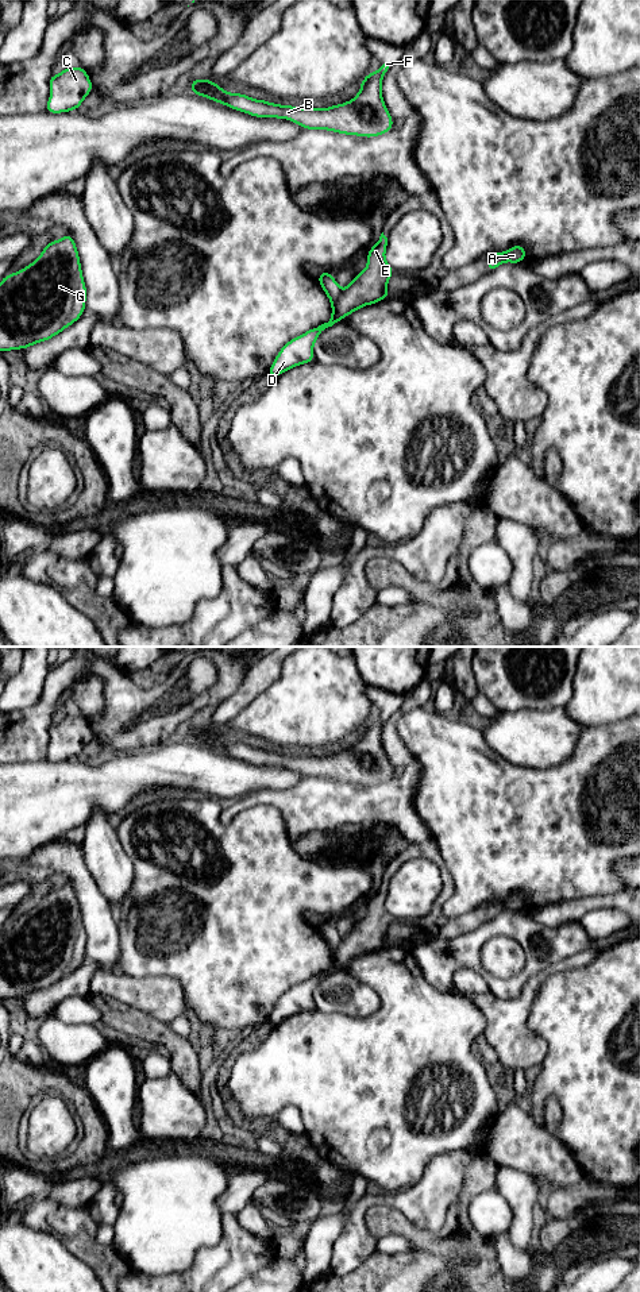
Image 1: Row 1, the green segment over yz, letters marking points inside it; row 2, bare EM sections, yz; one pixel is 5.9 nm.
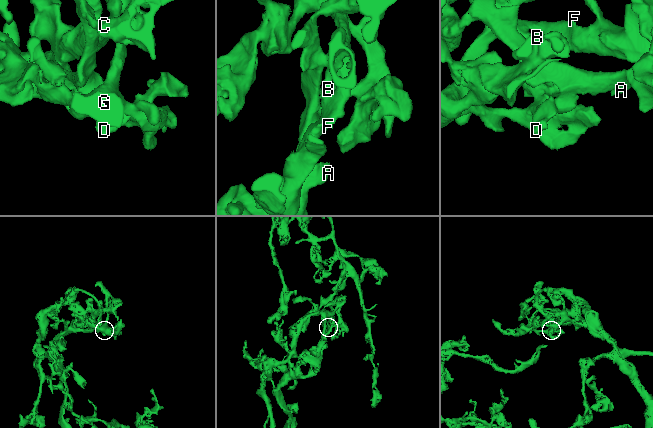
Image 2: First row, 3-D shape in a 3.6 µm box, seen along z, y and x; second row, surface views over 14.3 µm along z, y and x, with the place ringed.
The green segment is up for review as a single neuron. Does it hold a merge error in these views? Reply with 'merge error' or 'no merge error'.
merge error

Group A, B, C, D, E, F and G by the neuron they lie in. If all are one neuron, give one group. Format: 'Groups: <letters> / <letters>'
Groups: A C E / B D F G

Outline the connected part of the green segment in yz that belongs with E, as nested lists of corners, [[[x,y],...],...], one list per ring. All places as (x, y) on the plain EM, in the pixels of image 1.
[[[382,880],[377,892],[367,900],[367,915],[356,922],[346,937],[340,938],[338,948],[340,967],[390,944],[388,929],[394,922],[394,918],[385,907],[386,894],[388,886]]]

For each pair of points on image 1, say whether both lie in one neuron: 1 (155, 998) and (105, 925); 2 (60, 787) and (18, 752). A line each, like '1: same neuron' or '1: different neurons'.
1: different neurons
2: different neurons

